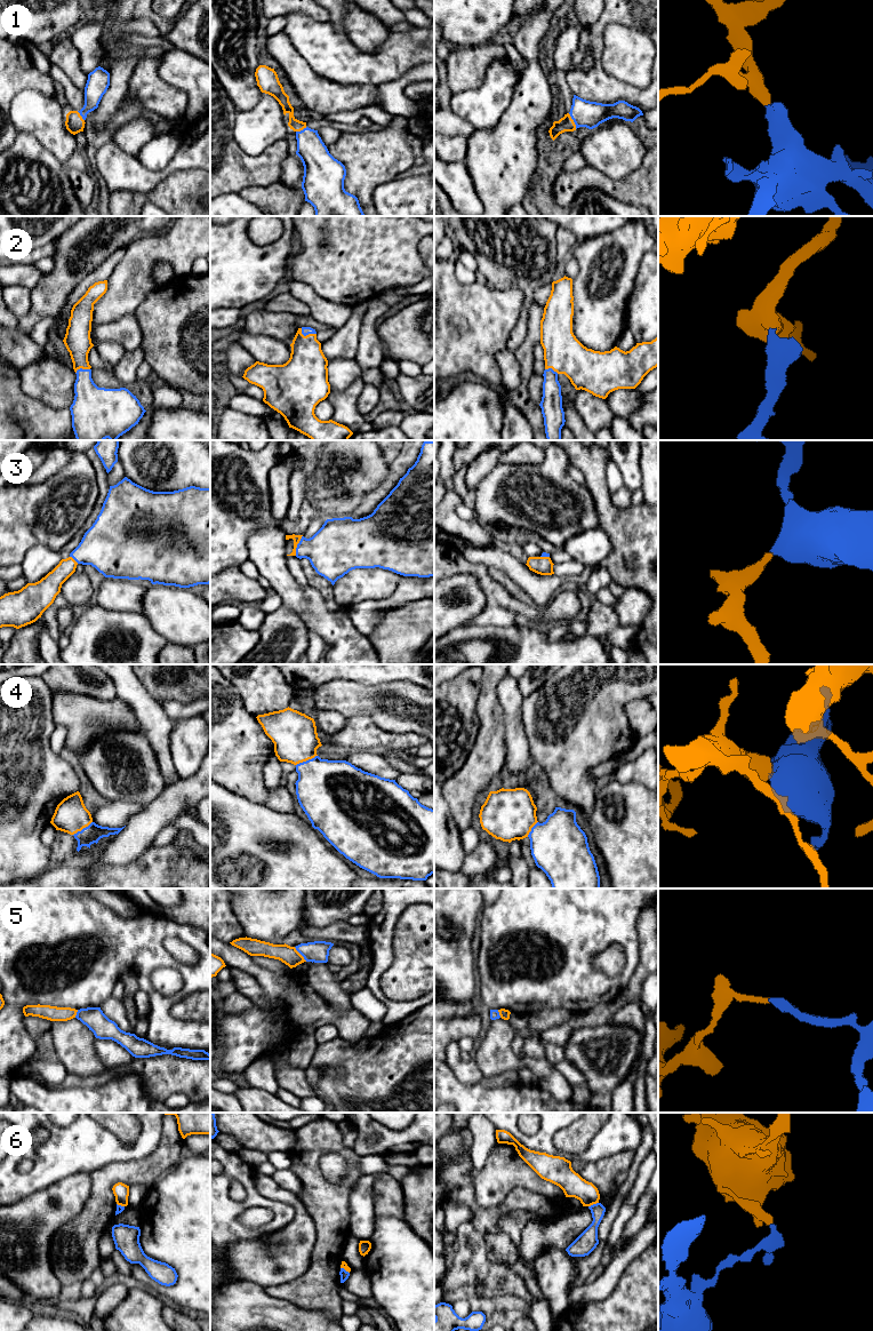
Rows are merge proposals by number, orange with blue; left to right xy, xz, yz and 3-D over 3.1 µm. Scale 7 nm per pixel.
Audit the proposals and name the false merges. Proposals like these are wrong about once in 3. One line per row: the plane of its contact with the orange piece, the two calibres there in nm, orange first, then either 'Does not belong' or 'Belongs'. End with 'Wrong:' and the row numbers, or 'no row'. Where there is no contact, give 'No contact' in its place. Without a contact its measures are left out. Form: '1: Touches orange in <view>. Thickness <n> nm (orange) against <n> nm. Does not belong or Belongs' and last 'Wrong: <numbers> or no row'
1: Touches orange in yz. Thickness 110 nm (orange) against 190 nm. Belongs
2: Touches orange in xz. Thickness 300 nm (orange) against 60 nm. Belongs
3: Touches orange in xz. Thickness 50 nm (orange) against 320 nm. Belongs
4: Touches orange in xz. Thickness 320 nm (orange) against 420 nm. Belongs
5: Touches orange in xz. Thickness 130 nm (orange) against 160 nm. Does not belong
6: Touches orange in yz. Thickness 160 nm (orange) against 120 nm. Does not belong
Wrong: 5, 6

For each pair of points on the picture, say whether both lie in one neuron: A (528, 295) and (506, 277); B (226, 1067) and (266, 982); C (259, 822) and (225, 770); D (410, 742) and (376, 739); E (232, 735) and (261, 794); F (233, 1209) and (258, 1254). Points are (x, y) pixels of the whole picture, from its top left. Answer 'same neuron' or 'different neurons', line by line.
A: same neuron
B: same neuron
C: different neurons
D: same neuron
E: same neuron
F: different neurons

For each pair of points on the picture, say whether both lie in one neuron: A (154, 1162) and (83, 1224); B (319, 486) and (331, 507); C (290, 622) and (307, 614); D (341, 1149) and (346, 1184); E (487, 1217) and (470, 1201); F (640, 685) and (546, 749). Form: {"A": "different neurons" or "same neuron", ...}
{"A": "same neuron", "B": "different neurons", "C": "different neurons", "D": "same neuron", "E": "same neuron", "F": "same neuron"}

